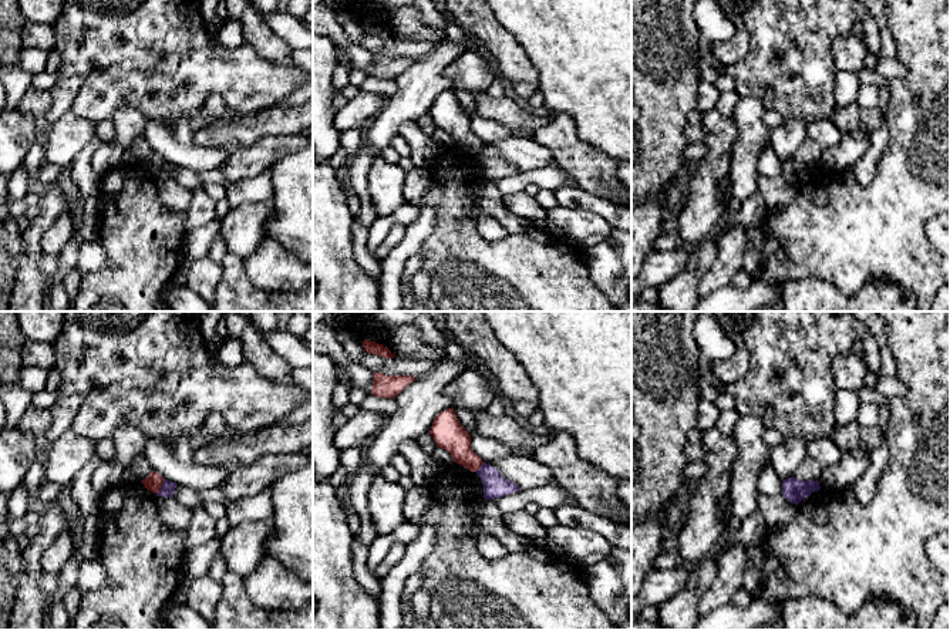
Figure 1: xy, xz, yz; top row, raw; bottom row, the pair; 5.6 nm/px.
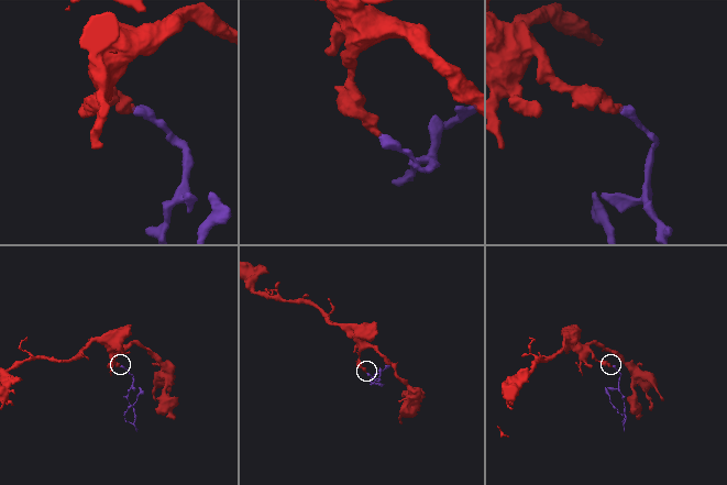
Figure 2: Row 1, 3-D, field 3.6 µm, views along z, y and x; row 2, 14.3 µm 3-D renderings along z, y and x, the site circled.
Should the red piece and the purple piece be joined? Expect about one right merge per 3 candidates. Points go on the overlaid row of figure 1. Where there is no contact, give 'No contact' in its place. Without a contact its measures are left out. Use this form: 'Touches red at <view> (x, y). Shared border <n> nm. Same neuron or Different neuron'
Touches red at xy (161, 485). Shared border 100 nm. Different neuron

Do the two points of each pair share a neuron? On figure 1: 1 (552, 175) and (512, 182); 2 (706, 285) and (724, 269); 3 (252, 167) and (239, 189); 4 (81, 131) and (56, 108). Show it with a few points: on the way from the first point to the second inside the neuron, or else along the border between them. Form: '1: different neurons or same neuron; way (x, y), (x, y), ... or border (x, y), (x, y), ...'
1: same neuron; way (542, 177), (522, 178)
2: same neuron; way (710, 282), (720, 273)
3: different neurons; border (268, 169), (229, 184)
4: different neurons; border (70, 108), (51, 124)

